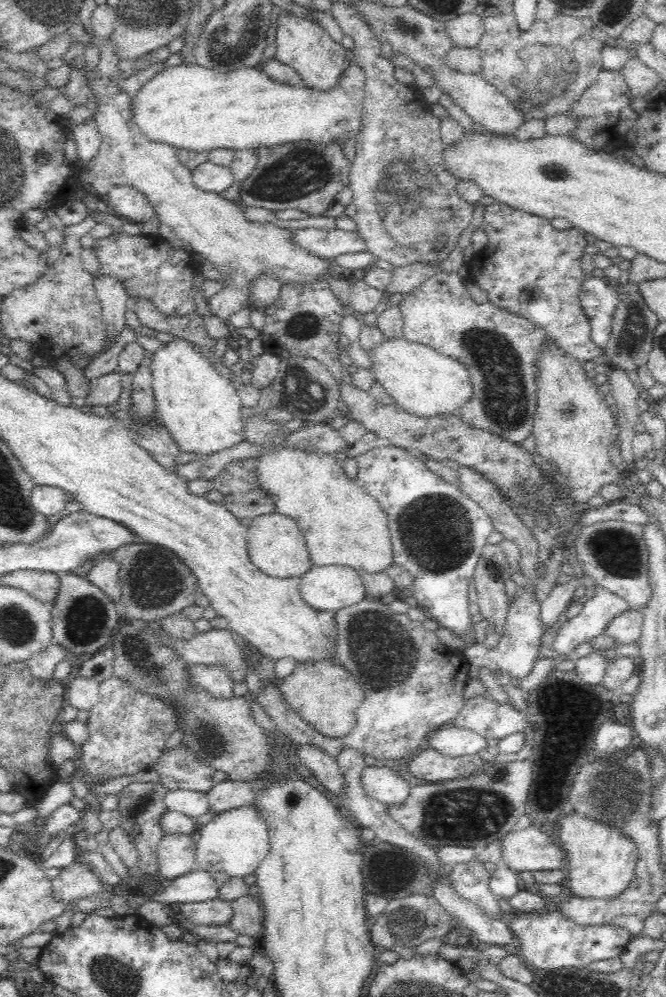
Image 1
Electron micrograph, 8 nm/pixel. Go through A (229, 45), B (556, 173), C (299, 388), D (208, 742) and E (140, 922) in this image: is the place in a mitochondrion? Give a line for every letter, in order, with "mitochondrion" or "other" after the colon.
A: mitochondrion
B: other
C: mitochondrion
D: mitochondrion
E: other

